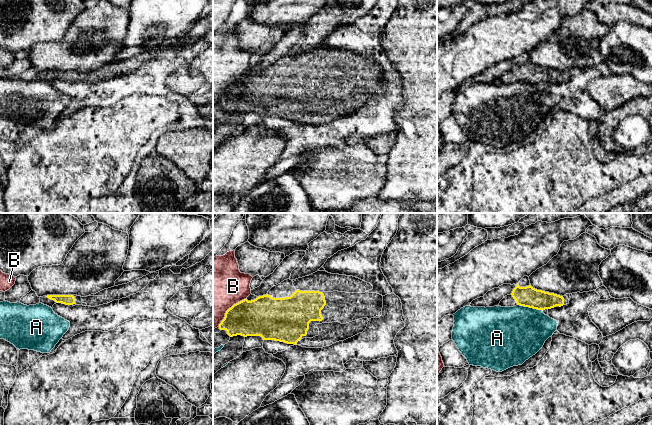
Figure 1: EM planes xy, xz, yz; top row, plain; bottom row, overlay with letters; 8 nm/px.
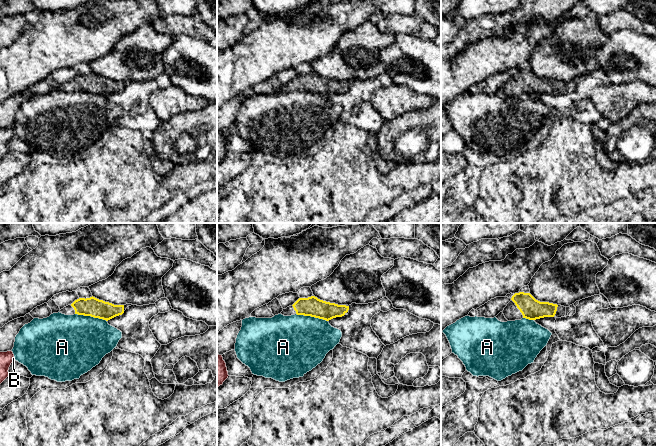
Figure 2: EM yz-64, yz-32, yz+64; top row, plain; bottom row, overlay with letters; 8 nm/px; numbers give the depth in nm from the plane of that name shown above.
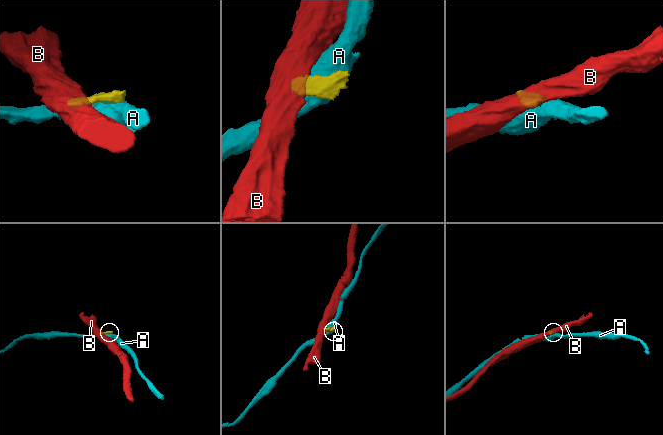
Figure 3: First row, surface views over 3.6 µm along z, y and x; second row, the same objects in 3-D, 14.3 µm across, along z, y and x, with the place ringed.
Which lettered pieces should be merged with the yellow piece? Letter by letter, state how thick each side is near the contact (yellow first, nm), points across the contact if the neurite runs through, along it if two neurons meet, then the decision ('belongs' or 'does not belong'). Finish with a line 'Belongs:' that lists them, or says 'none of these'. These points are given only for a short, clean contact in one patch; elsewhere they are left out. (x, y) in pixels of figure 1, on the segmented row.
A: 160 nm thick on the yellow side, 440 nm on the other; does not belong
B: 300 nm thick on the yellow side, 440 nm on the other; border along xz (246, 297), (234, 303), (226, 311), (224, 318), (218, 326); does not belong
Belongs: none of these

